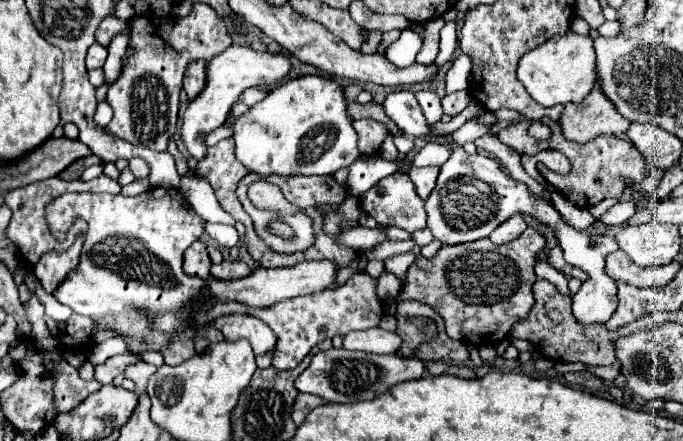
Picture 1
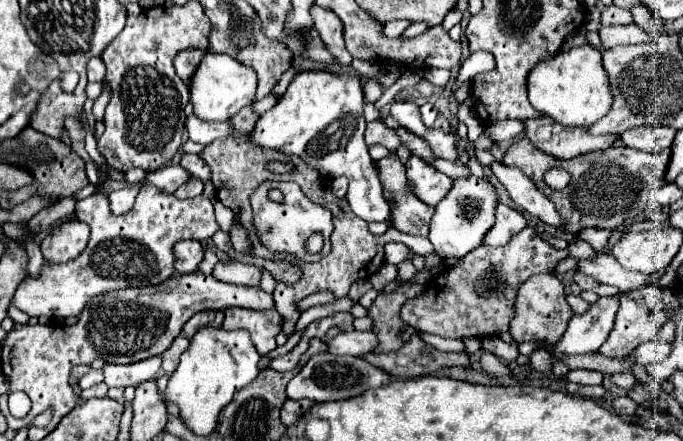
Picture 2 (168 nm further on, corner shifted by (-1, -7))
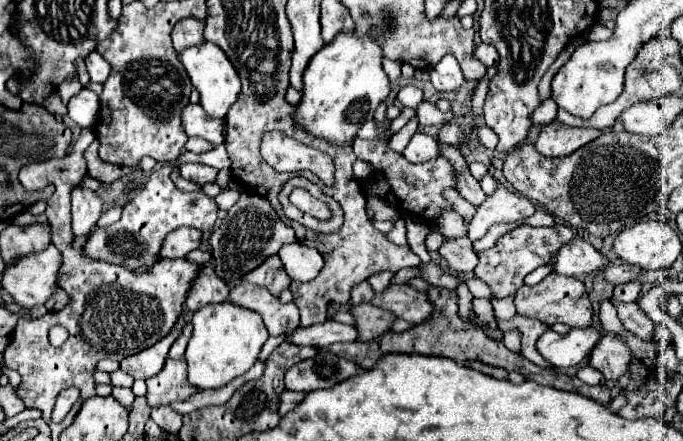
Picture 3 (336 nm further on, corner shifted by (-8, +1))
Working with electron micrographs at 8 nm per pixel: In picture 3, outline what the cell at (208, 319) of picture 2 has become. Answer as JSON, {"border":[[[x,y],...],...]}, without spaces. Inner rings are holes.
{"border":[[[206,263],[202,265],[202,275],[196,275],[196,279],[192,281],[184,307],[194,313],[208,303],[220,303],[228,299],[228,291],[228,285],[220,277],[216,277],[212,263]]]}

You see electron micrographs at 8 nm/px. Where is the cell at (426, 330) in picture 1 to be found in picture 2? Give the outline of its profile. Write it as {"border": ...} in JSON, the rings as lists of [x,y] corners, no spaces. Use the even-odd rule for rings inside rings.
{"border":[[[405,285],[393,293],[379,291],[373,305],[369,307],[369,315],[375,319],[375,333],[379,337],[379,353],[399,351],[411,337],[413,327],[403,323],[399,311],[403,303],[423,292],[423,285]]]}

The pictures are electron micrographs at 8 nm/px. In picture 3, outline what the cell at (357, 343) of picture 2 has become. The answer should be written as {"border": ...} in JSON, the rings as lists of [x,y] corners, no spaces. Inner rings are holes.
{"border":[[[328,319],[326,323],[320,325],[312,325],[312,327],[298,327],[296,331],[286,331],[284,339],[294,343],[294,345],[310,345],[310,347],[328,347],[334,343],[346,343],[346,341],[354,341],[356,335],[356,327],[354,325],[342,325],[336,323],[332,319]]]}

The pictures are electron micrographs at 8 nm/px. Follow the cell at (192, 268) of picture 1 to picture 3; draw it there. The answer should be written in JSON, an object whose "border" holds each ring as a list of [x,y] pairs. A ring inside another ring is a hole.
{"border":[[[180,227],[176,231],[170,231],[160,247],[160,257],[168,257],[168,259],[184,257],[186,253],[198,249],[200,237],[202,237],[202,233],[198,229],[190,229],[190,227]]]}

